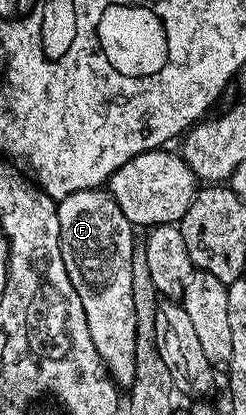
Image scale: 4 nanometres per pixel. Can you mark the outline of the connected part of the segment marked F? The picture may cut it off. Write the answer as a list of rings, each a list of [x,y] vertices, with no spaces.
[[[89,188],[76,194],[68,194],[68,198],[57,201],[60,218],[60,246],[64,258],[64,270],[68,270],[68,278],[80,294],[80,306],[84,306],[84,314],[88,318],[88,332],[92,334],[92,342],[106,364],[106,370],[114,379],[119,389],[129,389],[136,374],[136,306],[132,306],[132,250],[136,243],[135,225],[120,214],[120,206],[111,198],[109,191]]]

